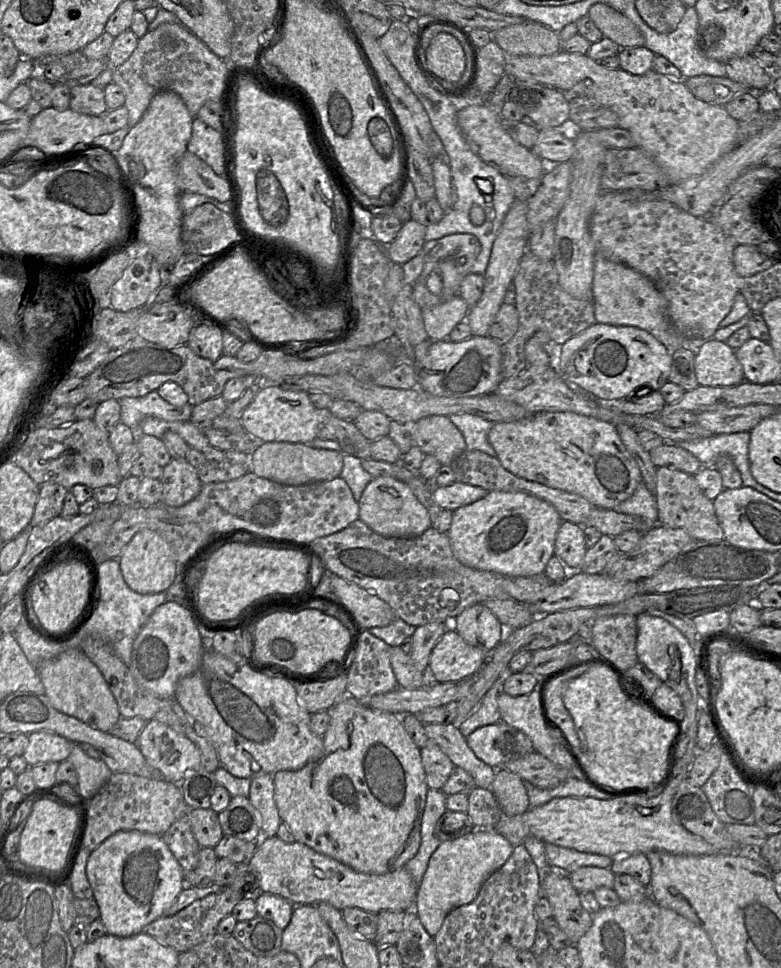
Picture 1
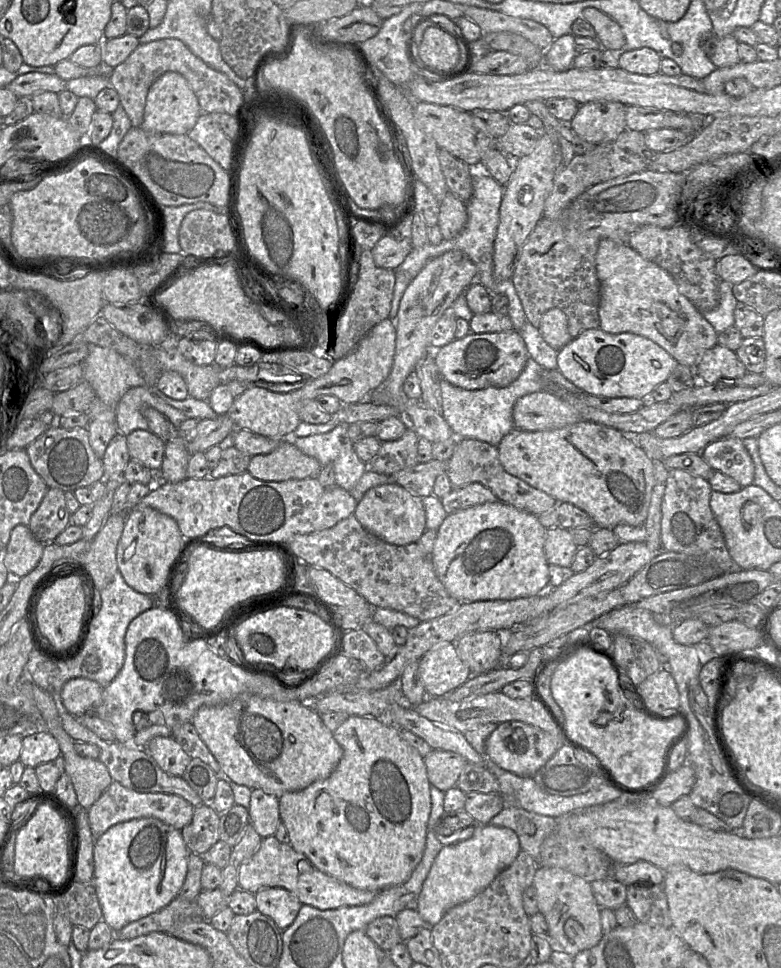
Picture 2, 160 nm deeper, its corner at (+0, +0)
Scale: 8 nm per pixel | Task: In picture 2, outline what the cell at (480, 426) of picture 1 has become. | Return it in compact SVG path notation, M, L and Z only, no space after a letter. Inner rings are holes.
M529 357L525 368L519 377L509 386L504 388L489 387L481 390L465 390L454 386L445 380L440 374L440 387L442 393L442 409L441 414L451 427L454 435L461 439L476 439L489 443L493 446L498 446L502 438L514 429L513 422L513 407L516 401L528 394L541 392L545 390L545 376L553 370L547 370L533 359Z

